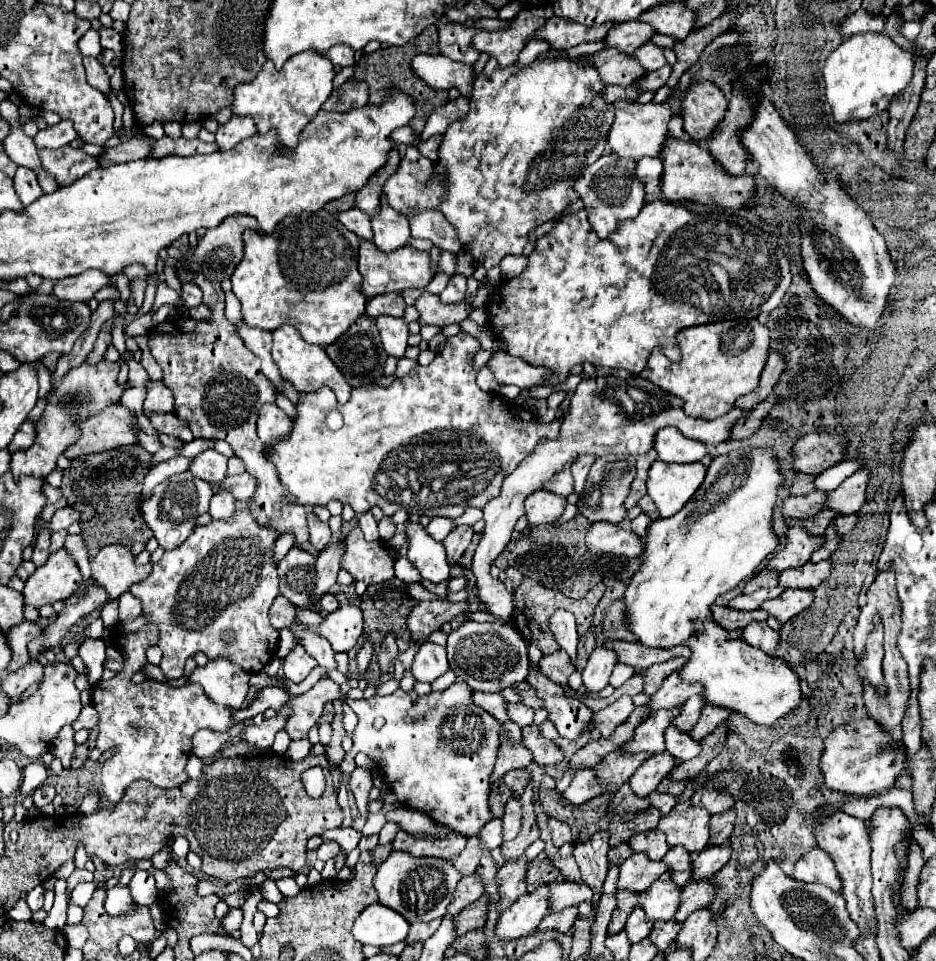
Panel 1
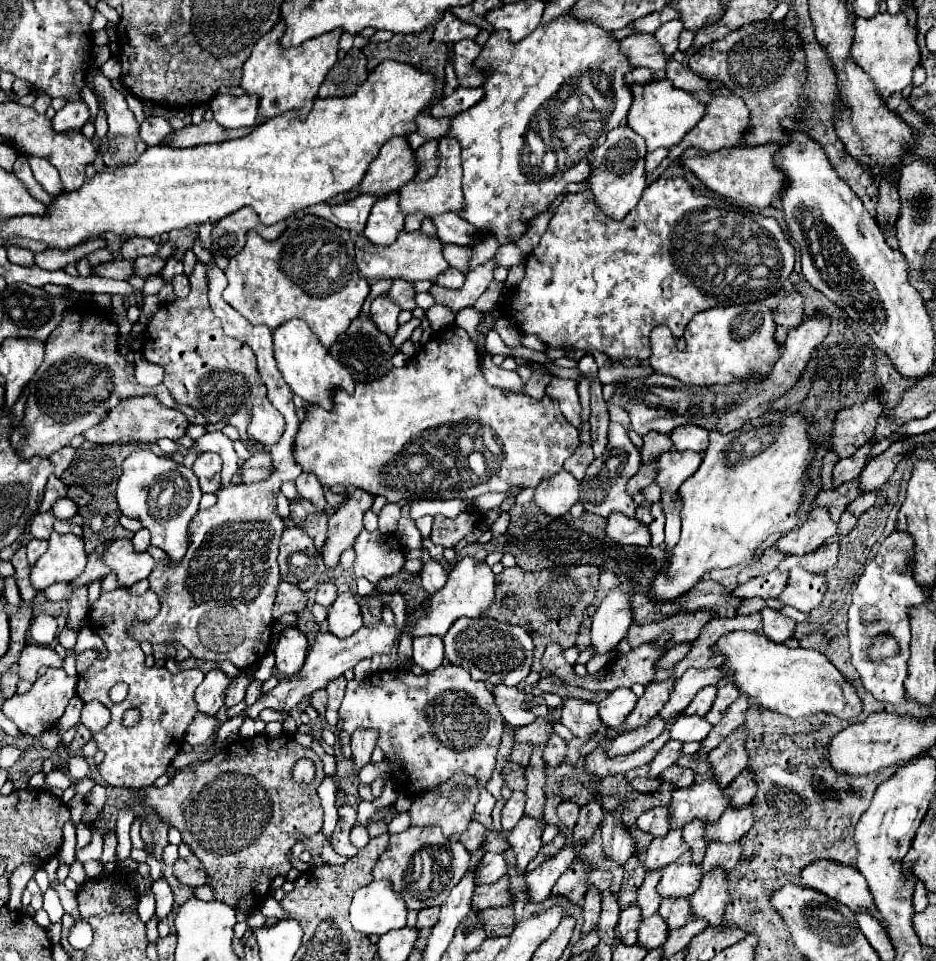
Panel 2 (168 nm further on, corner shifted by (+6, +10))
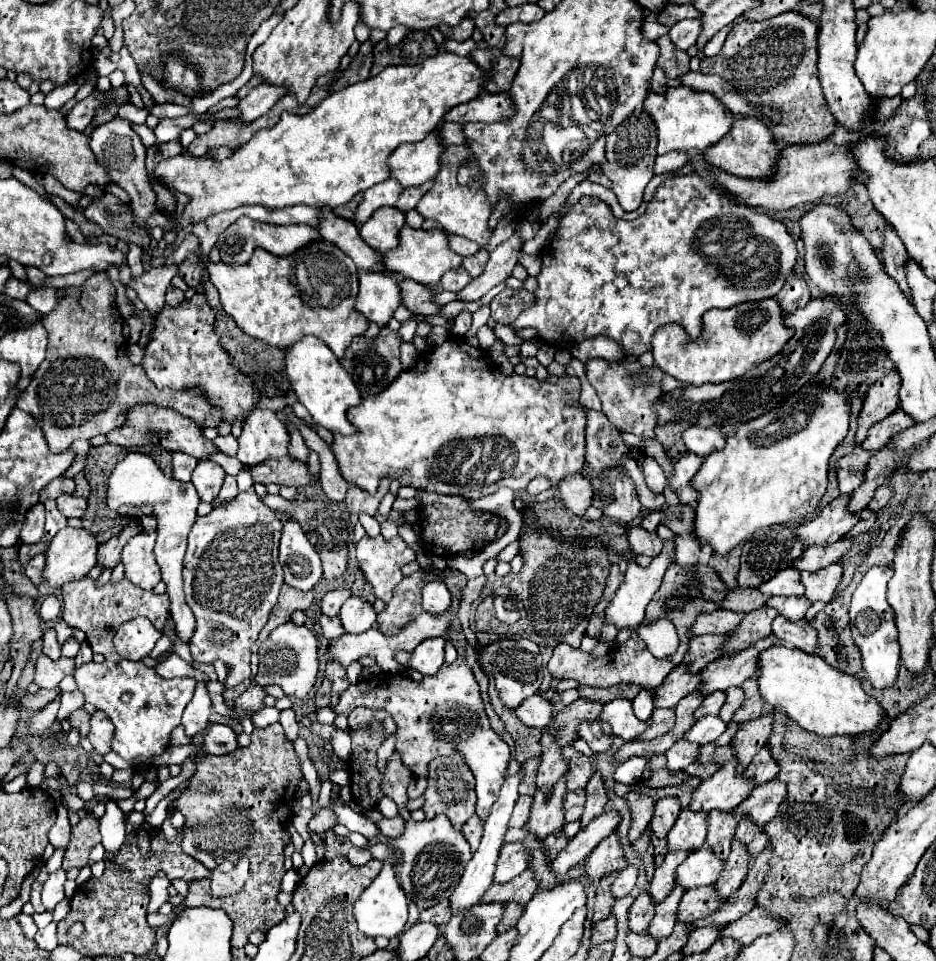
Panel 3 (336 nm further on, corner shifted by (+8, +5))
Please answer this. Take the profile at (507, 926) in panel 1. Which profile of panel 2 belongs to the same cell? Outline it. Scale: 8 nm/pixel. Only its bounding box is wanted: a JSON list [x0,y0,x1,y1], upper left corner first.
[524,844,576,904]

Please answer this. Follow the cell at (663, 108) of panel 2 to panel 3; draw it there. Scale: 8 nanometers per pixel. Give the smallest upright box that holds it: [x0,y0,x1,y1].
[644,85,736,155]

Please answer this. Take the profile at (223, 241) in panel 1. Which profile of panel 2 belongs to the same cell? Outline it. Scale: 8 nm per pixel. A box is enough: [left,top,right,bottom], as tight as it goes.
[212,208,286,258]

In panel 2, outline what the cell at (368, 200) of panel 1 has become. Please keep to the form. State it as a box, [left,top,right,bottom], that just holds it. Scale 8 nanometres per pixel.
[360,138,416,198]

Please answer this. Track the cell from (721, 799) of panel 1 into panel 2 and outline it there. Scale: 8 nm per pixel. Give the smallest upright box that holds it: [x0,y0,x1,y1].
[708,730,748,790]

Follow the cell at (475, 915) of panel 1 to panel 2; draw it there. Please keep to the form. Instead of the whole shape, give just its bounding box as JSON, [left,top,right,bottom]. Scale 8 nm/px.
[472,876,512,910]

